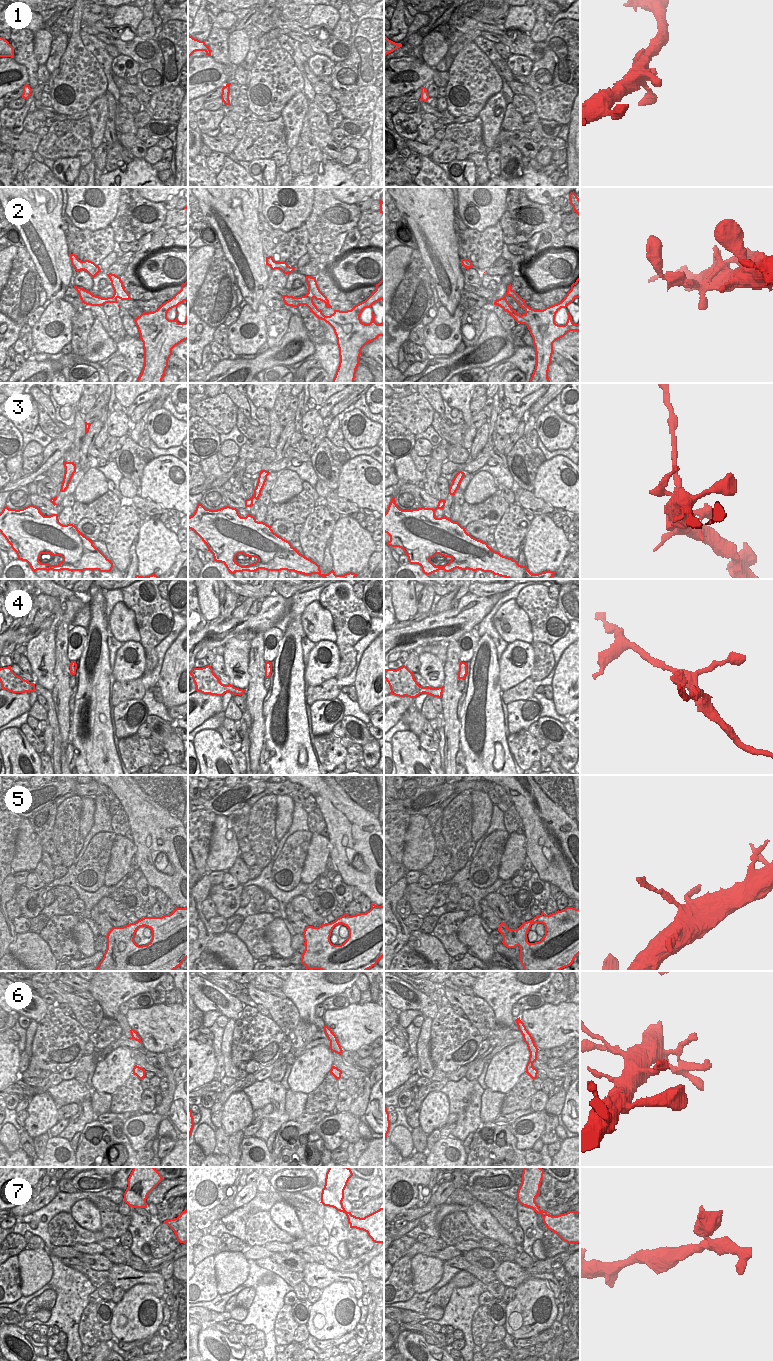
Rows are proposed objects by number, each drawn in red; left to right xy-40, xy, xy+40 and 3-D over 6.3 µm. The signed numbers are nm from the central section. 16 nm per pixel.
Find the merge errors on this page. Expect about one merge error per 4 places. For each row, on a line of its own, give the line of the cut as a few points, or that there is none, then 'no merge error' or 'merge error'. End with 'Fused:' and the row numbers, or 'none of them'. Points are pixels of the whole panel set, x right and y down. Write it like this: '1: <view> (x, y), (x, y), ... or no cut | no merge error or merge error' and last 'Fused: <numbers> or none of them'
1: no cut | no merge error
2: no cut | no merge error
3: xy (254, 494), (255, 497) | merge error
4: no cut | no merge error
5: no cut | no merge error
6: no cut | no merge error
7: no cut | no merge error
Fused: 3

